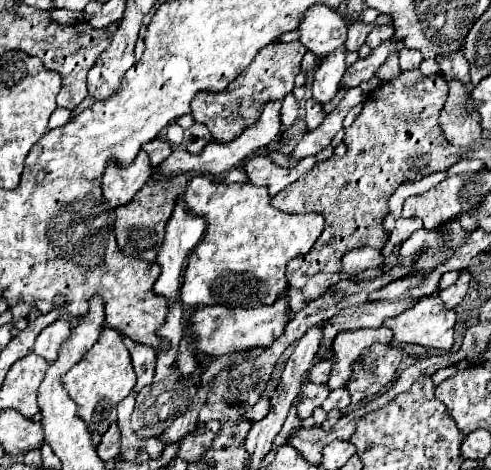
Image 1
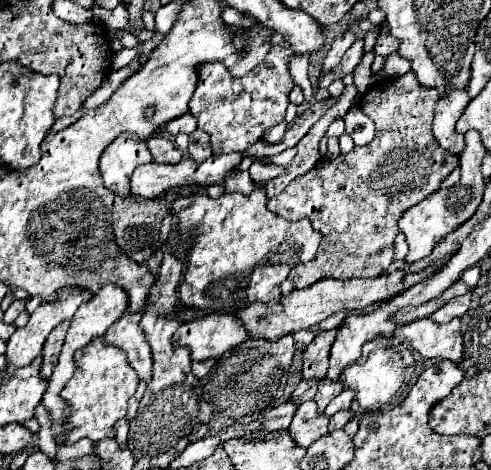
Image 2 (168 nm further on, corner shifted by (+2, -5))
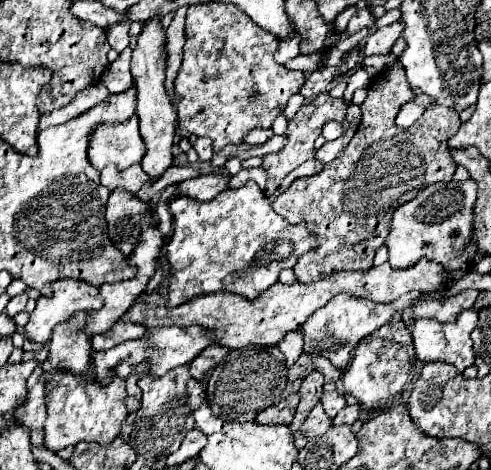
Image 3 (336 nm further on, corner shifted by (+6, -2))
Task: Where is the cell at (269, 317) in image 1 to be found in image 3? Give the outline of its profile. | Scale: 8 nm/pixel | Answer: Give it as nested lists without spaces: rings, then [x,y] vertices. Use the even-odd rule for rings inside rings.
[[[192,325],[188,329],[180,329],[180,327],[148,329],[146,335],[140,337],[140,339],[126,341],[126,343],[120,343],[120,345],[108,349],[108,351],[94,353],[94,373],[88,375],[86,379],[92,379],[92,381],[96,381],[100,385],[108,385],[112,375],[118,375],[118,377],[126,379],[128,375],[136,373],[140,363],[148,363],[150,365],[148,373],[152,373],[154,377],[164,375],[174,367],[188,365],[208,345],[212,345],[212,337],[206,333],[206,329],[200,329],[198,325]]]

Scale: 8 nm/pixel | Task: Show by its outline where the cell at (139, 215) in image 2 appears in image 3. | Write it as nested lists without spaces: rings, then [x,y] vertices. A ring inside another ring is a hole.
[[[114,189],[108,205],[106,205],[106,223],[108,223],[108,235],[116,249],[120,249],[124,255],[130,255],[132,249],[138,243],[140,231],[144,223],[150,223],[152,213],[146,203],[142,203],[136,195]]]

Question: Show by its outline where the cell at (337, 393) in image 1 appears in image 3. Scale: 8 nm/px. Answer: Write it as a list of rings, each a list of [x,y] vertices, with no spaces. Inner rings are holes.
[[[332,391],[332,393],[326,393],[326,395],[322,397],[322,407],[324,407],[326,415],[328,415],[330,419],[334,419],[336,413],[338,413],[342,407],[346,407],[346,399],[344,399],[344,395],[342,395],[340,391]]]

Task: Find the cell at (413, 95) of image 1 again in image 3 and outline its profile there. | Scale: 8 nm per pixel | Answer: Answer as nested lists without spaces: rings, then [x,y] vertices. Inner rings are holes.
[[[396,61],[396,65],[392,69],[386,69],[382,75],[378,75],[374,79],[374,83],[368,87],[368,97],[360,105],[362,123],[360,123],[356,135],[352,137],[350,145],[344,151],[340,151],[334,161],[326,163],[320,173],[294,181],[292,187],[288,191],[284,191],[272,203],[272,207],[278,215],[282,215],[288,221],[304,221],[308,231],[316,233],[316,237],[318,237],[316,249],[310,249],[308,253],[304,253],[298,259],[298,263],[294,265],[294,273],[296,273],[298,281],[312,283],[312,281],[326,277],[328,273],[334,273],[334,271],[370,269],[376,249],[380,245],[384,245],[384,241],[386,241],[388,223],[390,223],[392,213],[400,205],[404,205],[406,201],[416,197],[418,191],[424,189],[426,185],[432,185],[438,181],[452,181],[456,163],[450,157],[448,139],[456,133],[456,129],[460,129],[458,113],[448,107],[436,105],[436,107],[430,107],[412,127],[402,129],[396,125],[396,115],[398,115],[400,107],[404,103],[408,103],[412,97],[414,97],[414,93],[410,91],[410,85],[406,81],[404,67],[400,65],[400,61]]]

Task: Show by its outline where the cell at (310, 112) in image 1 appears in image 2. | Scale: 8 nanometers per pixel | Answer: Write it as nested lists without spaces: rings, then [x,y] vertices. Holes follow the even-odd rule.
[[[302,54],[302,56],[292,56],[290,60],[290,74],[294,78],[294,82],[302,88],[304,92],[304,106],[308,106],[312,102],[312,86],[310,86],[310,80],[308,80],[308,56]]]

